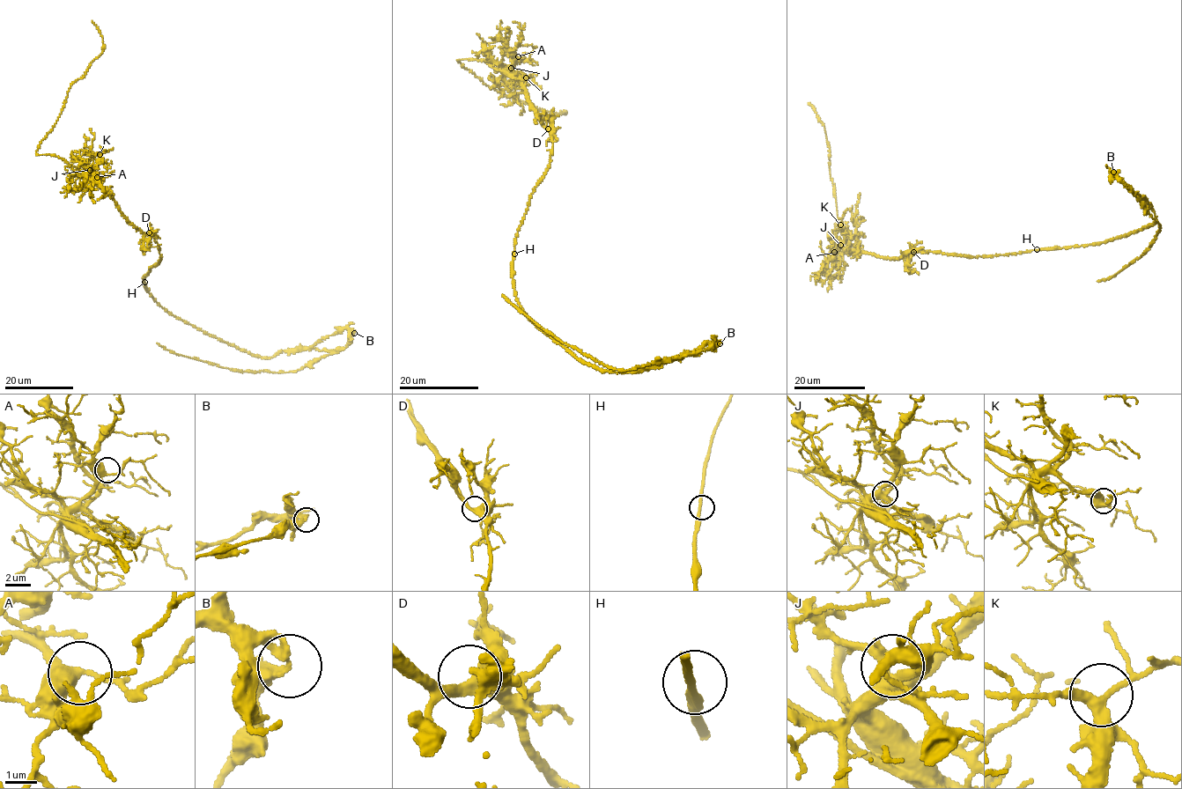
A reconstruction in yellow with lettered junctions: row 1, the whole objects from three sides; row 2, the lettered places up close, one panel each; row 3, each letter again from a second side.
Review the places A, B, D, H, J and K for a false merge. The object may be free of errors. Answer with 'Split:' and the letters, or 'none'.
Split: B

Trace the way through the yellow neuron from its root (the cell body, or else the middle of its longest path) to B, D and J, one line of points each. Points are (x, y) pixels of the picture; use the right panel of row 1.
B: (1037, 250), (1099, 244), (1153, 223), (1156, 218), (1148, 200), (1137, 195), (1113, 172)
D: (1037, 250), (978, 257), (913, 252)
J: (1037, 250), (978, 257), (918, 251), (894, 258), (852, 251), (840, 245)

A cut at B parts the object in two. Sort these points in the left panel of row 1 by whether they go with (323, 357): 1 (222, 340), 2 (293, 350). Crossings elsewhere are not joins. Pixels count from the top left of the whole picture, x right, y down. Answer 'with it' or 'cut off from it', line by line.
1: cut off from it
2: cut off from it

